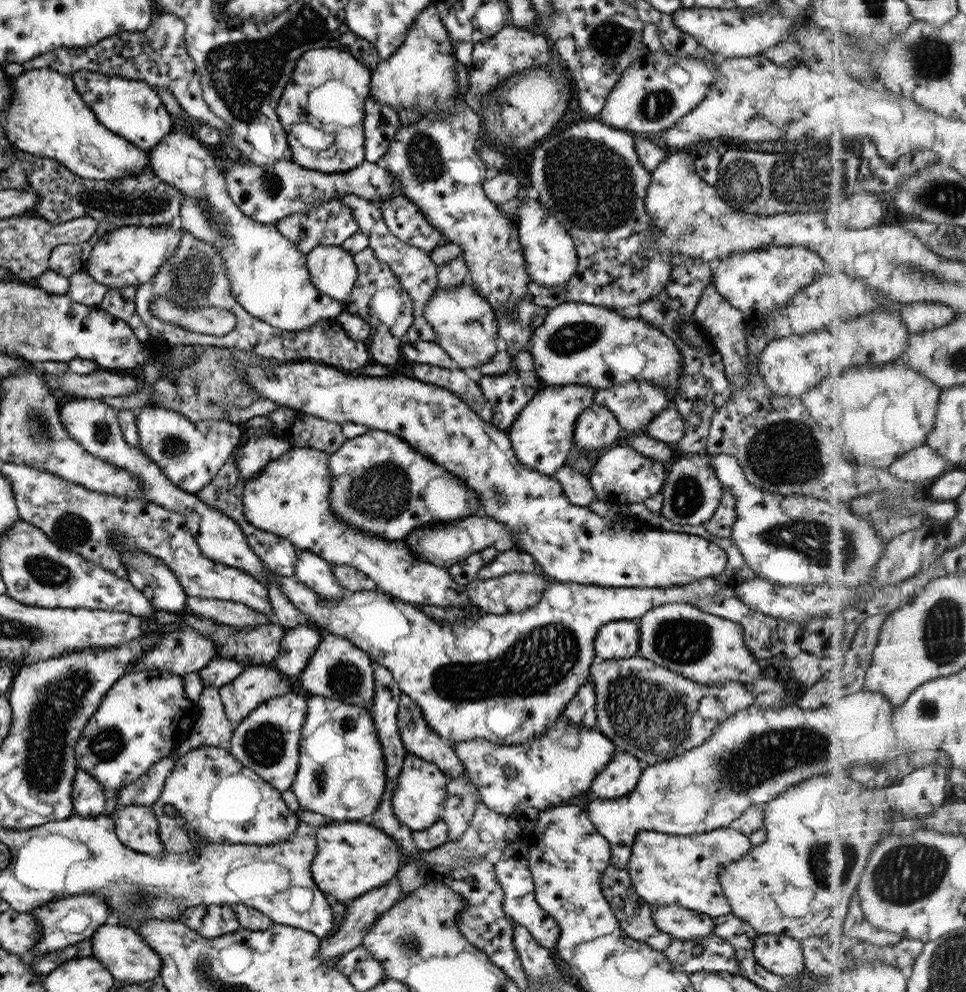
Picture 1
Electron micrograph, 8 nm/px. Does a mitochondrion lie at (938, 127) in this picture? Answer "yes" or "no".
no

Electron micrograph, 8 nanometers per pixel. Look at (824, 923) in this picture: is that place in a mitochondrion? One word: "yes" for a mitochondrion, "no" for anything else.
no

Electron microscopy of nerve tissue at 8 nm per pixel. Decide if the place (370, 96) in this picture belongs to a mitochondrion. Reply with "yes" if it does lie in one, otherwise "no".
no

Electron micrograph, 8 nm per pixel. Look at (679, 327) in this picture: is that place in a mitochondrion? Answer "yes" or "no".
no

